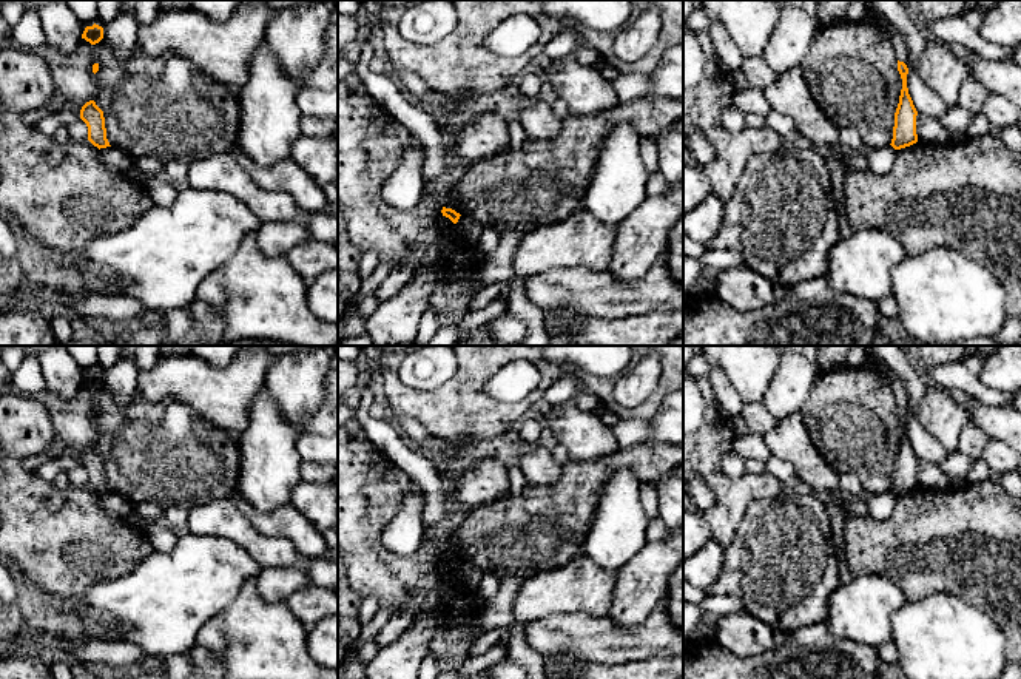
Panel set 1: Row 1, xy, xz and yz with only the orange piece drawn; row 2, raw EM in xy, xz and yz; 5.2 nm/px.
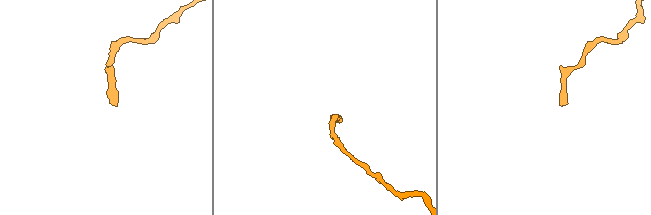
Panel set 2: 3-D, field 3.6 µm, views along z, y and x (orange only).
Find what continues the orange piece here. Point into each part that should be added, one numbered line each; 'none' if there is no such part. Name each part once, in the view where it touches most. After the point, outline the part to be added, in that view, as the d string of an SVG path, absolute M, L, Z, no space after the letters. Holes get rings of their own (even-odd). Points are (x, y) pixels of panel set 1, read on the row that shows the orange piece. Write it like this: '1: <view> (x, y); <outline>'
none

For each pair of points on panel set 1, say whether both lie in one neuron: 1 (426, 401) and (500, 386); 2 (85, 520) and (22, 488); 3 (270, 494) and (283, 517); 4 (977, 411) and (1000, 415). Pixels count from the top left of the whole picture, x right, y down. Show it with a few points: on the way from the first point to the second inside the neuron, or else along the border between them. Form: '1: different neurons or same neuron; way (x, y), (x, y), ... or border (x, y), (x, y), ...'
1: different neurons; border (508, 363), (485, 383), (483, 389), (511, 405)
2: same neuron; way (68, 520), (51, 520), (36, 505)
3: different neurons; border (242, 497), (259, 511), (273, 511), (289, 503)
4: same neuron; way (983, 415), (994, 415)

